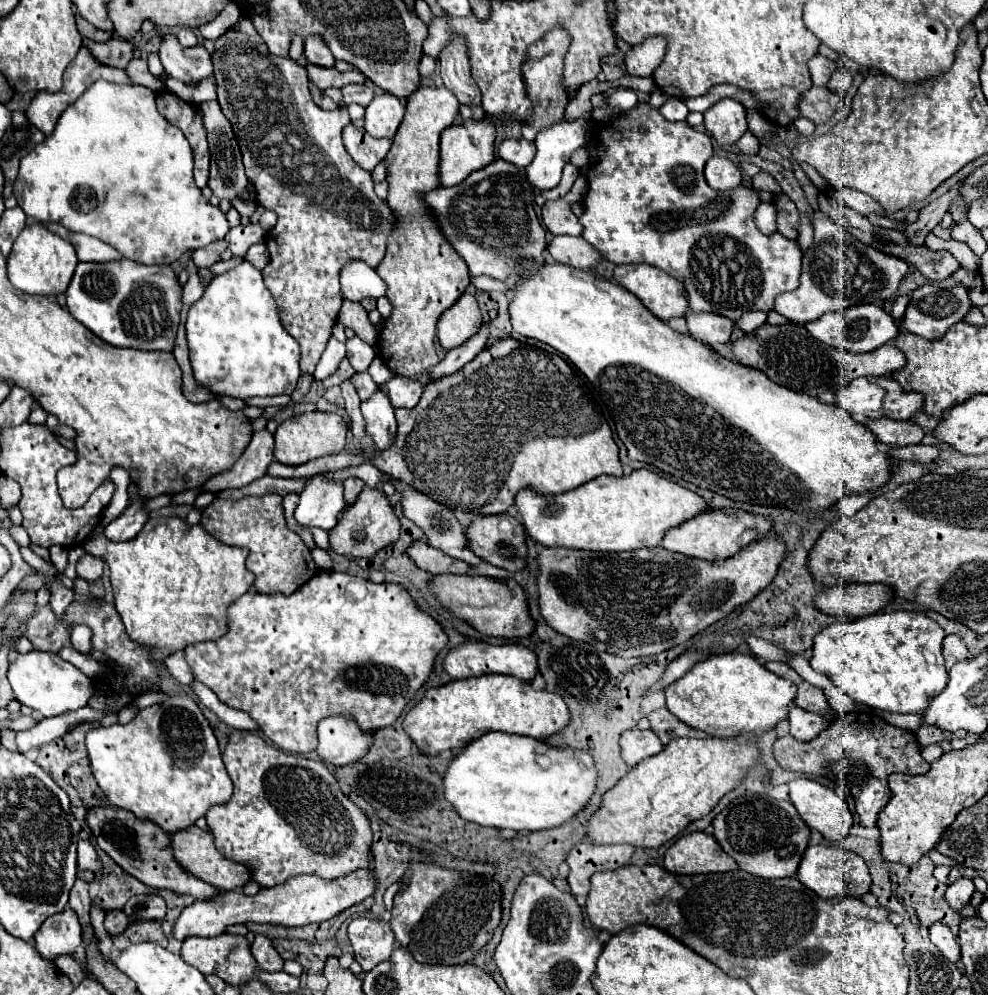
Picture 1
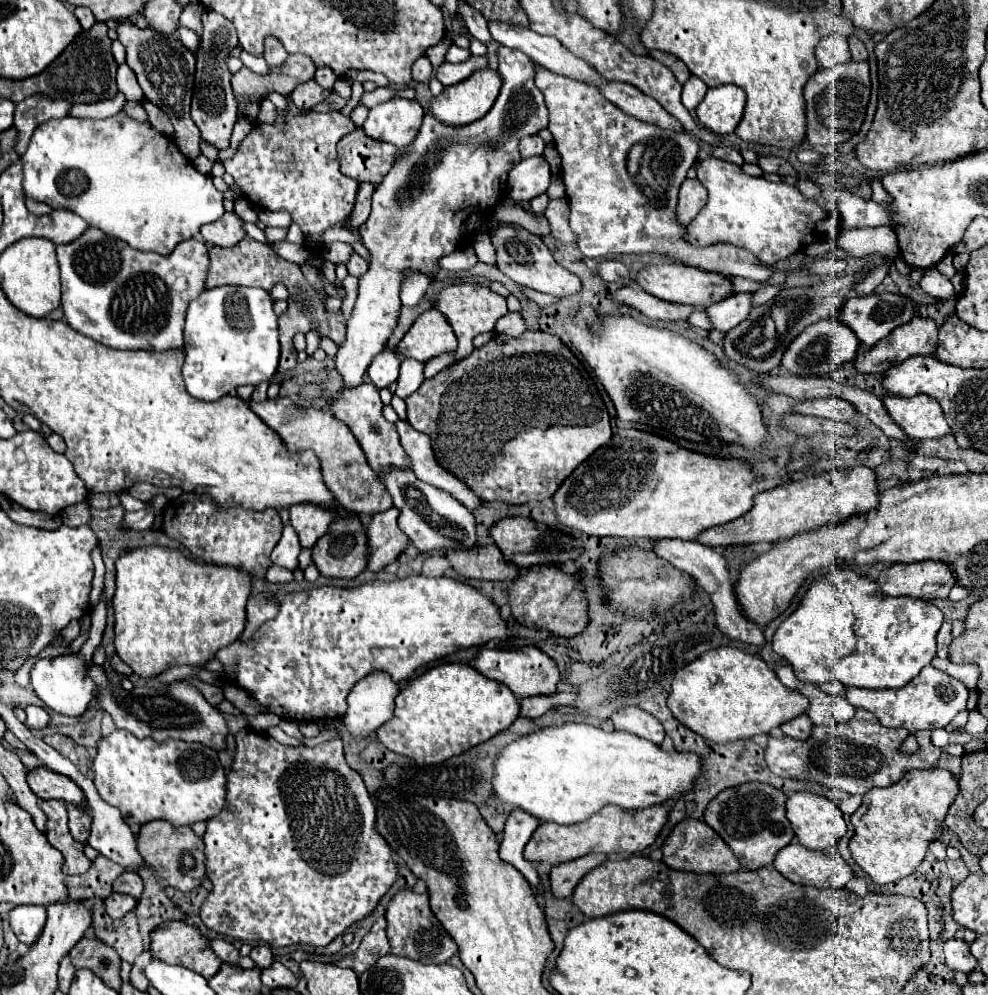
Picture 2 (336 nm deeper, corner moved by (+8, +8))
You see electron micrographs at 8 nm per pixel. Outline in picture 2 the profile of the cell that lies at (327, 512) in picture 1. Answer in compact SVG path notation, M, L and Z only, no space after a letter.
M285 525L283 535L271 553L271 561L275 565L281 565L281 567L287 567L293 571L297 567L299 551L301 551L301 545L299 545L299 537L297 537L295 529L291 525Z

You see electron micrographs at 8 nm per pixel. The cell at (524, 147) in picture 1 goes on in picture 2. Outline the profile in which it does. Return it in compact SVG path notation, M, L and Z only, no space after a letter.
M531 135L519 141L519 151L523 159L533 157L533 155L543 155L543 149L545 149L545 141L539 135Z

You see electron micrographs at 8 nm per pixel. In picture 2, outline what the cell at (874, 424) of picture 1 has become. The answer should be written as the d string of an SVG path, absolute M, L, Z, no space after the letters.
M823 397L813 401L803 401L795 405L795 411L801 415L813 415L823 419L835 419L835 421L851 421L857 415L857 409L839 397Z

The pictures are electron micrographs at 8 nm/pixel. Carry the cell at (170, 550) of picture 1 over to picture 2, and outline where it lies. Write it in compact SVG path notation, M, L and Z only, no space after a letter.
M151 545L123 553L115 561L117 589L111 601L115 613L115 651L143 677L157 675L173 665L203 665L219 649L237 641L245 629L245 603L251 595L251 577L231 566L201 565L177 549Z

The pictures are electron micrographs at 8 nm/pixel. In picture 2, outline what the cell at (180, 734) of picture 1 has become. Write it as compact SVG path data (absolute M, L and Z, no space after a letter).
M115 729L111 735L103 737L97 745L97 755L93 759L93 783L101 799L117 807L123 819L133 825L145 825L153 819L165 819L175 827L193 825L195 821L207 821L217 815L225 805L225 769L221 769L217 751L203 743L187 743L179 739L167 739L163 743L147 739L137 739L125 729Z

